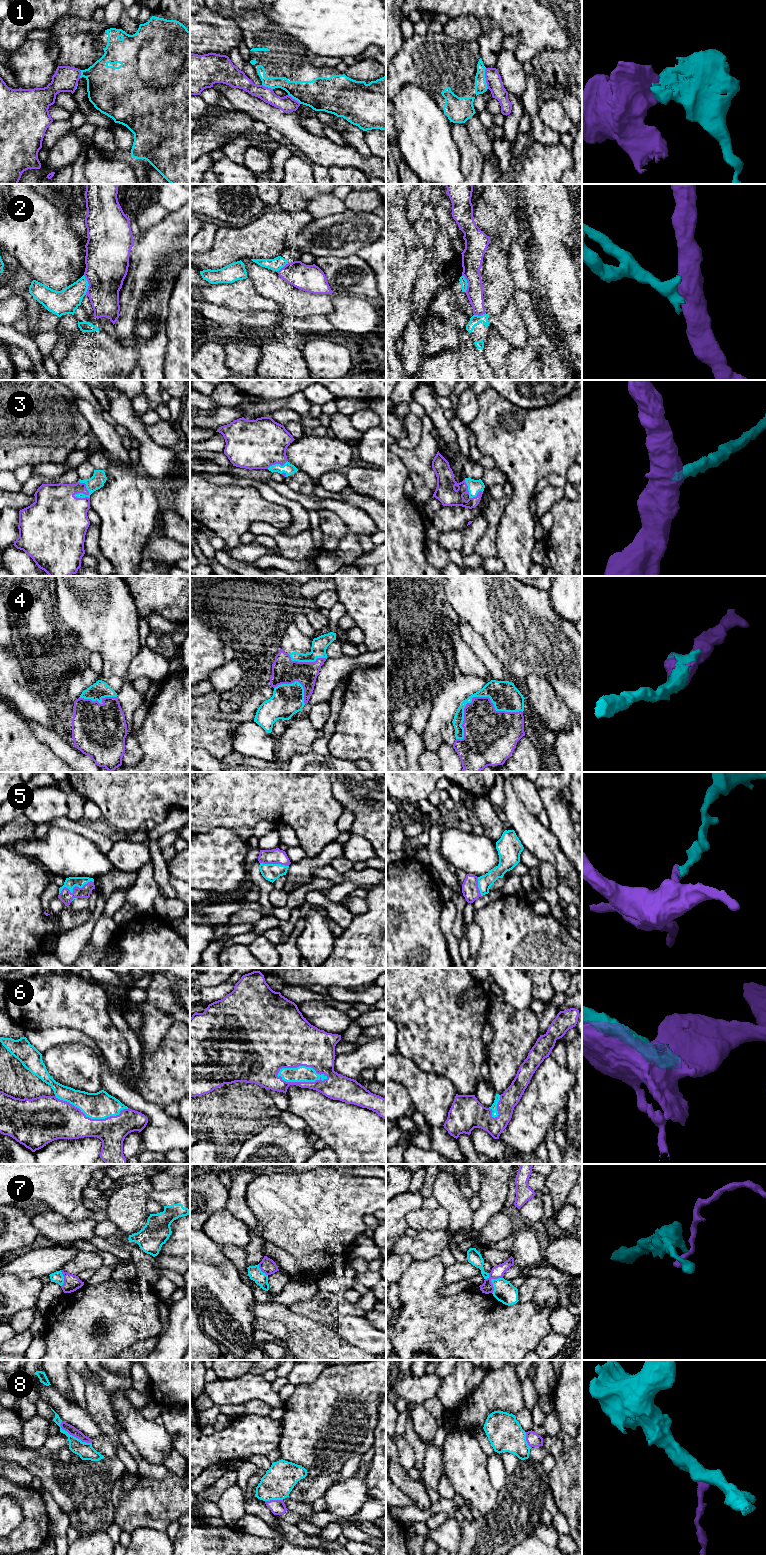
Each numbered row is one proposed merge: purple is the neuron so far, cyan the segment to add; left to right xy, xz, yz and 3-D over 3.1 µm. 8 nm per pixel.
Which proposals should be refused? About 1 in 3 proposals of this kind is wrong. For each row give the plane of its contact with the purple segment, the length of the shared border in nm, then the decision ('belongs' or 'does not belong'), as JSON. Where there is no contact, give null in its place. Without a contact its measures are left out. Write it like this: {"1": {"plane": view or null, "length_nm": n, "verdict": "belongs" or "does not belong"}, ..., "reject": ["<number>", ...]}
{"1": {"plane": "yz", "length_nm": 170, "verdict": "does not belong"}, "2": {"plane": "xy", "length_nm": 160, "verdict": "belongs"}, "3": {"plane": "xy", "length_nm": 170, "verdict": "belongs"}, "4": {"plane": "yz", "length_nm": 600, "verdict": "belongs"}, "5": {"plane": "xy", "length_nm": 300, "verdict": "belongs"}, "6": {"plane": "xz", "length_nm": 420, "verdict": "belongs"}, "7": {"plane": "yz", "length_nm": 160, "verdict": "does not belong"}, "8": {"plane": "xy", "length_nm": 300, "verdict": "does not belong"}, "reject": ["1", "7", "8"]}

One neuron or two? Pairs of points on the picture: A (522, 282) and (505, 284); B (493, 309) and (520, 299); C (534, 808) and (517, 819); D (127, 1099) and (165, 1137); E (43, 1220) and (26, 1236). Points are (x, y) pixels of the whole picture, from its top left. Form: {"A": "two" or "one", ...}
{"A": "two", "B": "two", "C": "two", "D": "one", "E": "two"}

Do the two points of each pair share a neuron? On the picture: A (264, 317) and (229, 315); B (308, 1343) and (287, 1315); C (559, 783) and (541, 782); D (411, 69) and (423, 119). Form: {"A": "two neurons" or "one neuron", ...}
{"A": "one neuron", "B": "one neuron", "C": "one neuron", "D": "two neurons"}

